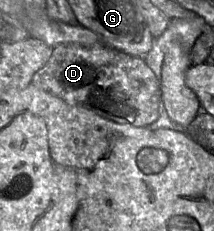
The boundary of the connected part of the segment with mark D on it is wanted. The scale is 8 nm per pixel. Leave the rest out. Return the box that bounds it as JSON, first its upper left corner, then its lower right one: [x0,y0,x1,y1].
[31,43,162,127]

